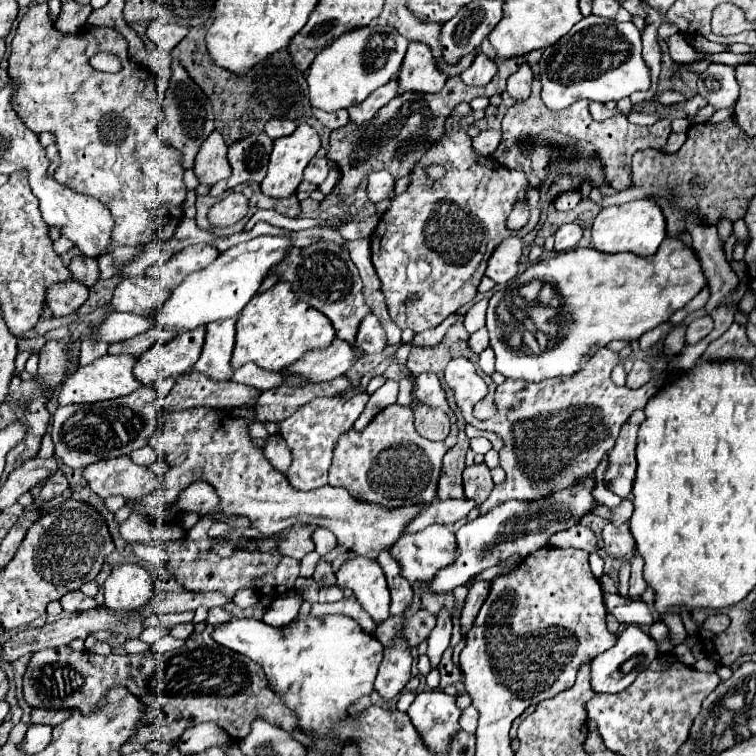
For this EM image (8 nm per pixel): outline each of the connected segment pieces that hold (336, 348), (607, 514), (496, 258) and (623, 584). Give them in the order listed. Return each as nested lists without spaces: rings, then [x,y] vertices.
[[[333,339],[329,349],[323,351],[309,351],[299,361],[295,361],[283,373],[293,377],[303,377],[307,383],[321,383],[331,381],[345,375],[351,365],[355,363],[355,351],[351,345],[345,345],[341,339]]]
[[[623,499],[615,509],[607,509],[607,507],[599,505],[599,509],[597,509],[597,513],[595,513],[595,515],[603,517],[603,519],[611,521],[615,527],[619,527],[619,525],[623,525],[623,523],[627,523],[627,521],[629,521],[631,511],[633,511],[633,503],[631,503],[629,499]]]
[[[509,237],[505,239],[493,253],[487,265],[487,277],[493,279],[497,285],[505,285],[517,277],[519,269],[519,257],[521,257],[521,239]]]
[[[621,561],[619,569],[619,595],[627,597],[627,581],[629,581],[629,561]]]

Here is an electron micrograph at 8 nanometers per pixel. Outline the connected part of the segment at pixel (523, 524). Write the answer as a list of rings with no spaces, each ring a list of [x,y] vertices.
[[[585,475],[575,481],[575,485],[561,489],[559,493],[551,493],[547,497],[535,499],[535,501],[505,501],[503,505],[493,507],[489,513],[479,515],[475,521],[465,523],[457,531],[457,545],[459,545],[459,557],[449,569],[441,569],[437,577],[433,579],[435,593],[439,591],[451,591],[455,587],[467,585],[471,579],[475,579],[481,571],[499,565],[501,561],[507,561],[513,555],[519,555],[525,559],[527,555],[535,553],[537,549],[543,549],[549,545],[549,537],[565,531],[581,521],[585,513],[591,513],[597,505],[593,497],[597,481],[595,475]]]

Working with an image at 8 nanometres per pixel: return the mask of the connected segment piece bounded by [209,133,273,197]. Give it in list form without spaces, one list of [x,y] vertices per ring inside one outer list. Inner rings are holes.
[[[265,133],[247,137],[245,141],[231,145],[227,159],[231,163],[233,175],[229,179],[213,185],[209,195],[219,197],[221,193],[225,193],[241,183],[261,183],[267,173],[271,149],[273,149],[273,141]]]

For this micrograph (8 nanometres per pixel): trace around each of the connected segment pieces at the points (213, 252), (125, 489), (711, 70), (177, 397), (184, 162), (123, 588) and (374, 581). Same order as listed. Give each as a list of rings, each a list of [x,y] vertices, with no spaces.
[[[189,245],[175,253],[167,263],[155,263],[147,269],[147,275],[165,281],[169,289],[175,289],[189,273],[205,269],[219,257],[219,251],[211,245]]]
[[[129,457],[93,463],[83,469],[83,479],[101,499],[121,495],[127,501],[133,501],[145,493],[153,493],[157,487],[157,475],[153,475],[149,467],[135,465]]]
[[[711,63],[697,81],[697,91],[715,109],[731,107],[739,97],[739,85],[735,79],[735,67]]]
[[[189,371],[175,379],[175,385],[167,399],[159,399],[159,407],[165,411],[181,411],[191,407],[235,409],[245,401],[255,401],[259,393],[261,391],[247,385],[217,381],[203,373]]]
[[[173,61],[173,77],[169,83],[169,89],[165,91],[161,99],[163,109],[163,121],[157,125],[157,133],[165,145],[173,145],[177,151],[181,151],[181,167],[191,169],[195,155],[201,147],[201,143],[213,133],[213,109],[209,105],[209,99],[201,93],[201,89],[191,81],[191,77]]]
[[[117,565],[103,585],[105,607],[115,613],[131,613],[141,609],[153,595],[149,571],[139,565]]]
[[[355,557],[337,573],[337,587],[351,589],[375,625],[383,623],[389,617],[389,589],[377,561]]]

